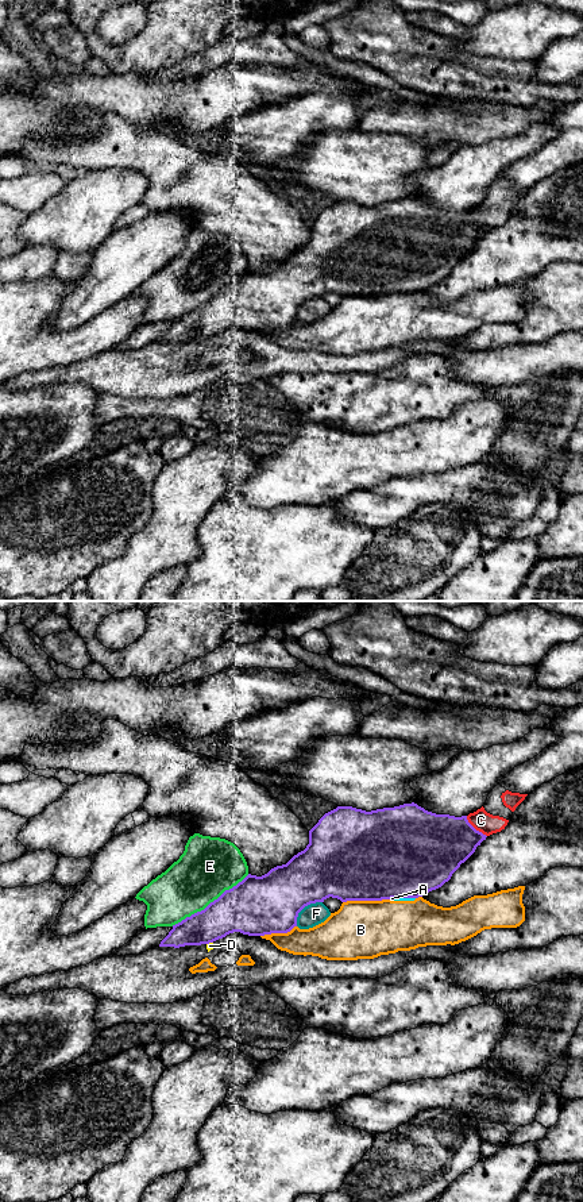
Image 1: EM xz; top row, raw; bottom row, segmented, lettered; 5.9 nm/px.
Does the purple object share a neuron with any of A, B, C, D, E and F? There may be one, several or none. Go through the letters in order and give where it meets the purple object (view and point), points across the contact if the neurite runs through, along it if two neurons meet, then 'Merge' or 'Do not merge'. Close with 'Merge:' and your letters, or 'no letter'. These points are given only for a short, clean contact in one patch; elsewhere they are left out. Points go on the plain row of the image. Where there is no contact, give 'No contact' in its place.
A: Touches purple at xz (402, 292). Do not merge
B: Touches purple at xz (366, 295). Do not merge
C: Touches purple at xz (474, 223). Do not merge
D: Touches purple at xz (209, 336). Boundary: xz (212, 336), (207, 339). Do not merge
E: Touches purple at xz (211, 297). Do not merge
F: Touches purple at xz (304, 301). Do not merge
Merge: no letter

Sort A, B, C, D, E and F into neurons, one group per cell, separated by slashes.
A B / C / D / E / F

